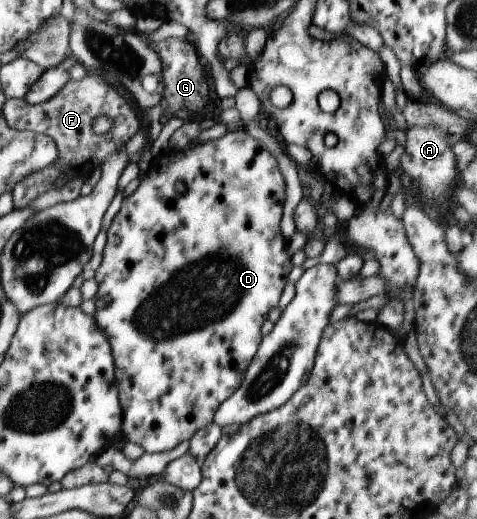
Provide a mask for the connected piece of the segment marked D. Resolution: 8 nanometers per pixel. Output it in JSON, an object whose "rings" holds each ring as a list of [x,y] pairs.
{"rings":[[[241,129],[227,132],[216,140],[195,142],[188,148],[178,150],[171,155],[171,159],[167,159],[167,165],[161,165],[153,159],[140,177],[138,188],[123,199],[121,208],[107,231],[103,259],[95,271],[98,291],[93,301],[96,305],[95,321],[111,346],[118,395],[123,405],[121,431],[126,442],[138,443],[149,453],[173,451],[179,443],[191,439],[199,429],[211,424],[219,405],[239,389],[245,371],[261,343],[261,327],[267,321],[269,312],[277,307],[288,282],[287,276],[294,267],[291,264],[292,255],[289,254],[291,249],[279,228],[285,197],[285,179],[279,171],[277,159],[265,149],[261,141],[253,139],[245,129]]]}

